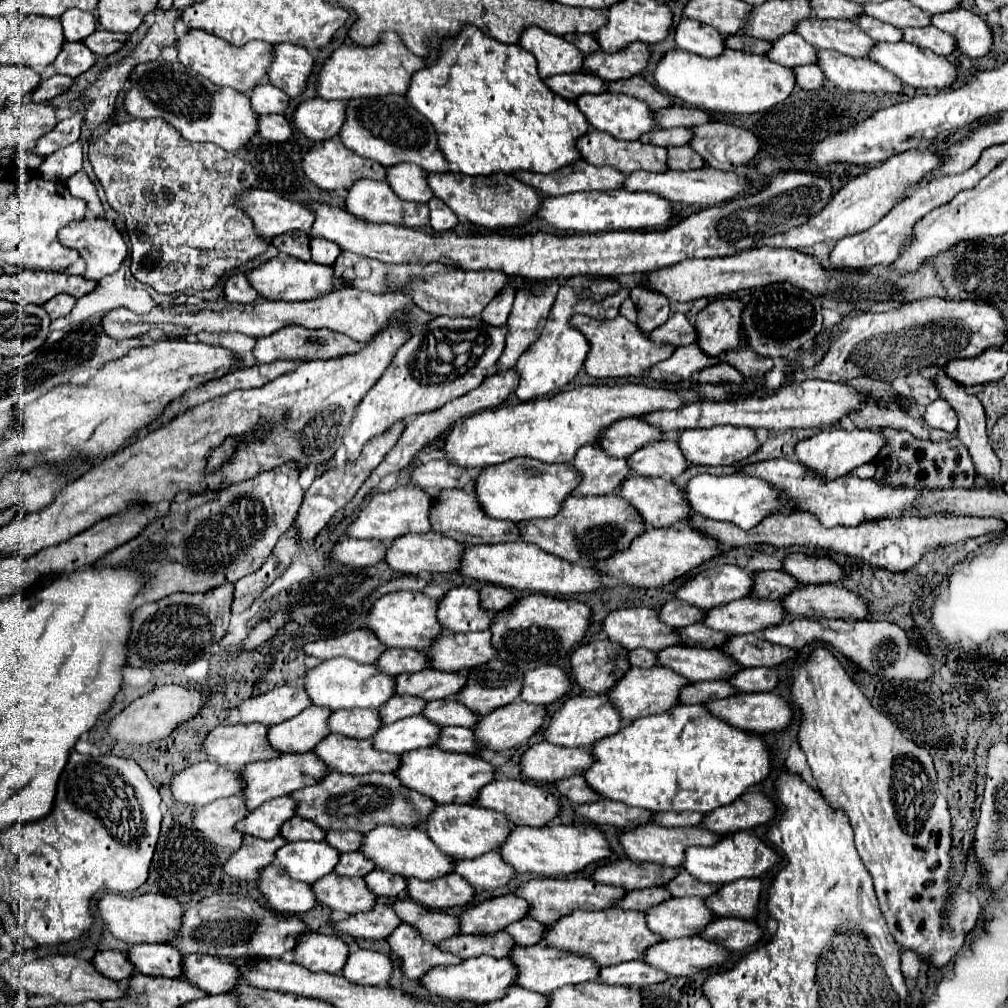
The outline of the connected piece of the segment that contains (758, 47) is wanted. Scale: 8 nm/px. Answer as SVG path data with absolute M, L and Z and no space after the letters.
M736 34L736 36L726 36L726 46L748 52L748 54L766 54L766 52L770 52L772 42L758 40L758 38L746 36L746 34Z

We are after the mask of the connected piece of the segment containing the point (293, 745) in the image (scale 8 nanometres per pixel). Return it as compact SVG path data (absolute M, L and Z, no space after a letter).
M310 706L296 718L272 726L268 740L280 752L308 752L322 740L322 736L330 734L330 712L330 708Z

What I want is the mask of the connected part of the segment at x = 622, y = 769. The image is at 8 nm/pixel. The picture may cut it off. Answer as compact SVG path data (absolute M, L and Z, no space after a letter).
M680 704L664 714L638 718L630 726L624 726L618 734L598 740L592 752L596 762L586 772L588 784L604 798L652 812L712 812L720 806L732 804L750 786L766 780L772 770L772 752L762 736L726 724L704 704Z

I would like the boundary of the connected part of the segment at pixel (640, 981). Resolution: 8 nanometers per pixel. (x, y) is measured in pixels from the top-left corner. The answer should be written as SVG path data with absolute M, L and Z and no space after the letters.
M634 960L634 962L622 962L622 964L616 964L616 966L602 968L598 982L640 988L640 986L664 982L666 978L670 978L666 972L652 968L650 964L646 964L642 960Z

